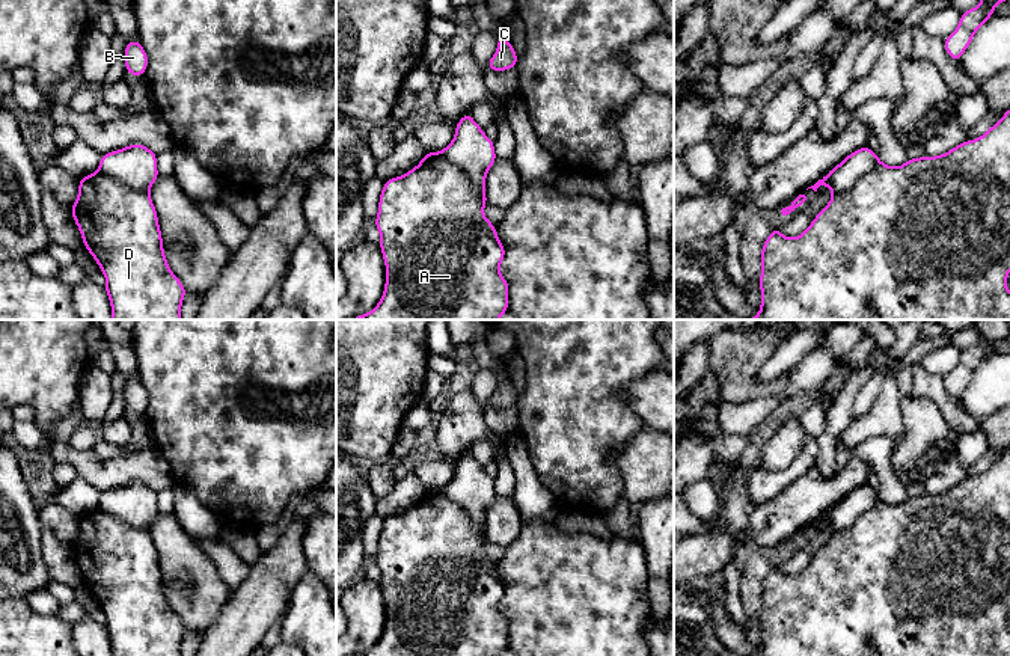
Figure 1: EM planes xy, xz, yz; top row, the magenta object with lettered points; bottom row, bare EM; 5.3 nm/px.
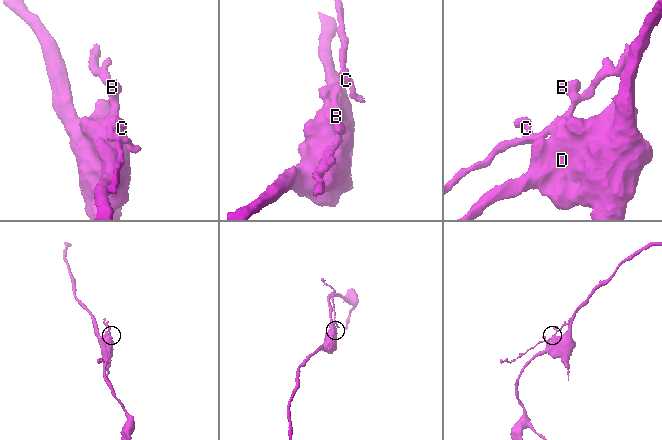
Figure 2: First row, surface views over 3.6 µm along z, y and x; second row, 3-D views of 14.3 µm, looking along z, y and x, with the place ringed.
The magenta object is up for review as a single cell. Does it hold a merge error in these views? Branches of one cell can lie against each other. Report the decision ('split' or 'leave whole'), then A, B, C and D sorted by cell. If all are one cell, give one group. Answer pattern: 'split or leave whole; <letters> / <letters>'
split; A D / B C

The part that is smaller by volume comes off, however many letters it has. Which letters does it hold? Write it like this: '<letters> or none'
B, C

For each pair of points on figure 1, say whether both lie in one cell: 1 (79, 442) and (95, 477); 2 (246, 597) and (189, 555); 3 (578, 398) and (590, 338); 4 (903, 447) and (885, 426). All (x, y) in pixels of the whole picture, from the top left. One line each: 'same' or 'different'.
1: different
2: different
3: same
4: different

